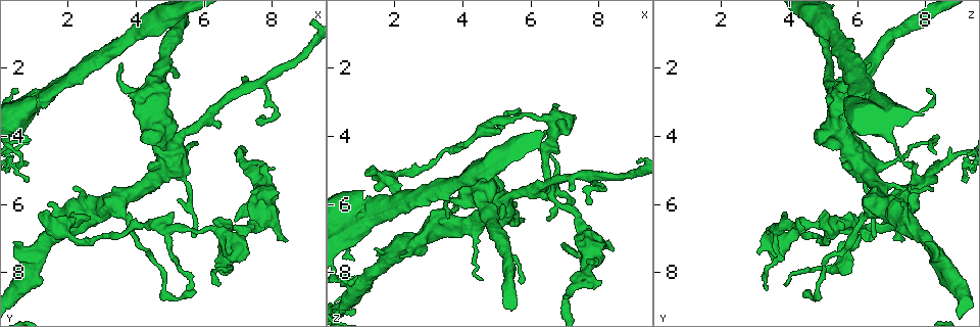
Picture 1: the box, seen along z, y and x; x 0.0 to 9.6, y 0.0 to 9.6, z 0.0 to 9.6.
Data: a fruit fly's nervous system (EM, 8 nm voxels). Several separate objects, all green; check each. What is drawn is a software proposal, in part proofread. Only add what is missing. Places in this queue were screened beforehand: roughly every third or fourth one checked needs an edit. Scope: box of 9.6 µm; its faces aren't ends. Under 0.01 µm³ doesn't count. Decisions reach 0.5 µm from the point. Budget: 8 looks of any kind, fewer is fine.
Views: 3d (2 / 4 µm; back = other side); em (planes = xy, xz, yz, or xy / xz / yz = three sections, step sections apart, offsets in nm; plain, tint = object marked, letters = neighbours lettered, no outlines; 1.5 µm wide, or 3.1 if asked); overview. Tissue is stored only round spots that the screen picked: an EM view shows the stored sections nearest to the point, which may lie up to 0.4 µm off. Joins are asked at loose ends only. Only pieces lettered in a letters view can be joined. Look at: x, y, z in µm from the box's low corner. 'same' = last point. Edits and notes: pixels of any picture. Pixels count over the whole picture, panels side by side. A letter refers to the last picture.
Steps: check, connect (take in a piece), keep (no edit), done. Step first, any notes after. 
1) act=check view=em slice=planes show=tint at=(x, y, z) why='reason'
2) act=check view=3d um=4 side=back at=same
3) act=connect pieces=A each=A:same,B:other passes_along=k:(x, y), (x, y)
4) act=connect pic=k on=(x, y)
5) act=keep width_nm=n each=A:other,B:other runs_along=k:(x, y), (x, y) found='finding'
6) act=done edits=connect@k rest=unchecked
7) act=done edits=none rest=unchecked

act=check view=em slice=xz step=8 show=letters at=(1.25, 8.30, 8.60) why='an open end'

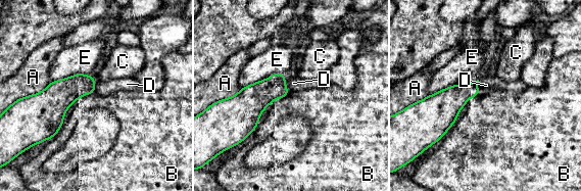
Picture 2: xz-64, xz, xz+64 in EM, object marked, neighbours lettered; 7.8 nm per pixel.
act=check view=em slice=planes show=letters at=same why='another direction'

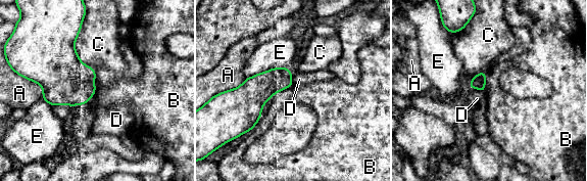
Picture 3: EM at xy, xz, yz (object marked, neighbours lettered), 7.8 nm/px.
act=connect pieces=D longest_contact=C:400nm each=A:other,B:other,C:other,D:same,E:other found='the neuron continues'

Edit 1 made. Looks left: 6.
act=check view=3d um=4 at=(5.65, 6.95, 6.40) why='thin end'

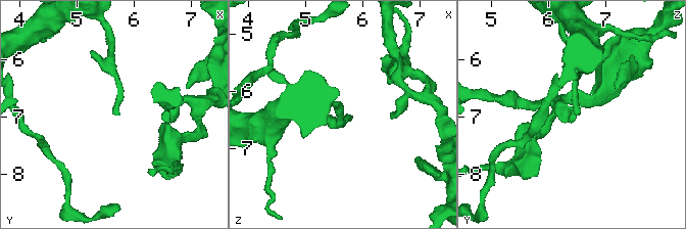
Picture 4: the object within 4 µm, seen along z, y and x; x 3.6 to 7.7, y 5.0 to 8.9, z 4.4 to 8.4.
act=check view=em slice=planes show=letters at=(5.65, 7.00, 6.45) why='need the tissue'

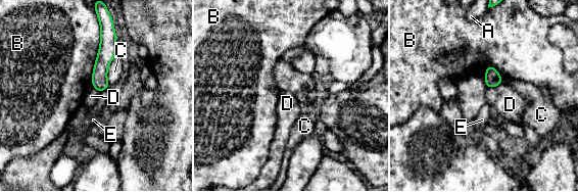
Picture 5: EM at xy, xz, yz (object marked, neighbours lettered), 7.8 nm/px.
act=keep each=A:other,B:other,C:other,D:other,E:other runs_along=5:(106, 34), (99, 88) found='no lettered piece goes on from it'

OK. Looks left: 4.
act=check view=em slice=xy step=4 show=tint at=(5.10, 6.25, 3.90) why='an open end'

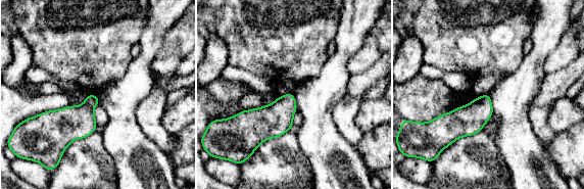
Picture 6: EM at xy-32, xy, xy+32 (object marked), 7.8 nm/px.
act=check view=em slice=planes show=letters at=same why='cut it another way'

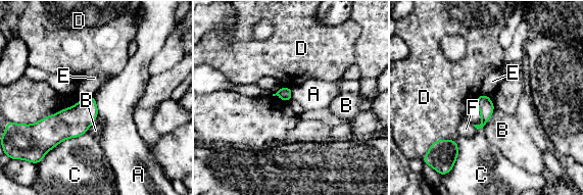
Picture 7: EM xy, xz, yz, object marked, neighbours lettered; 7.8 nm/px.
act=keep longest_contact=C:340nm each=A:other,B:other,C:other,D:other,E:other,F:other found='no lettered piece goes on from it'

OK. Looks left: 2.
act=done edits=connect@3 rest=unchecked

